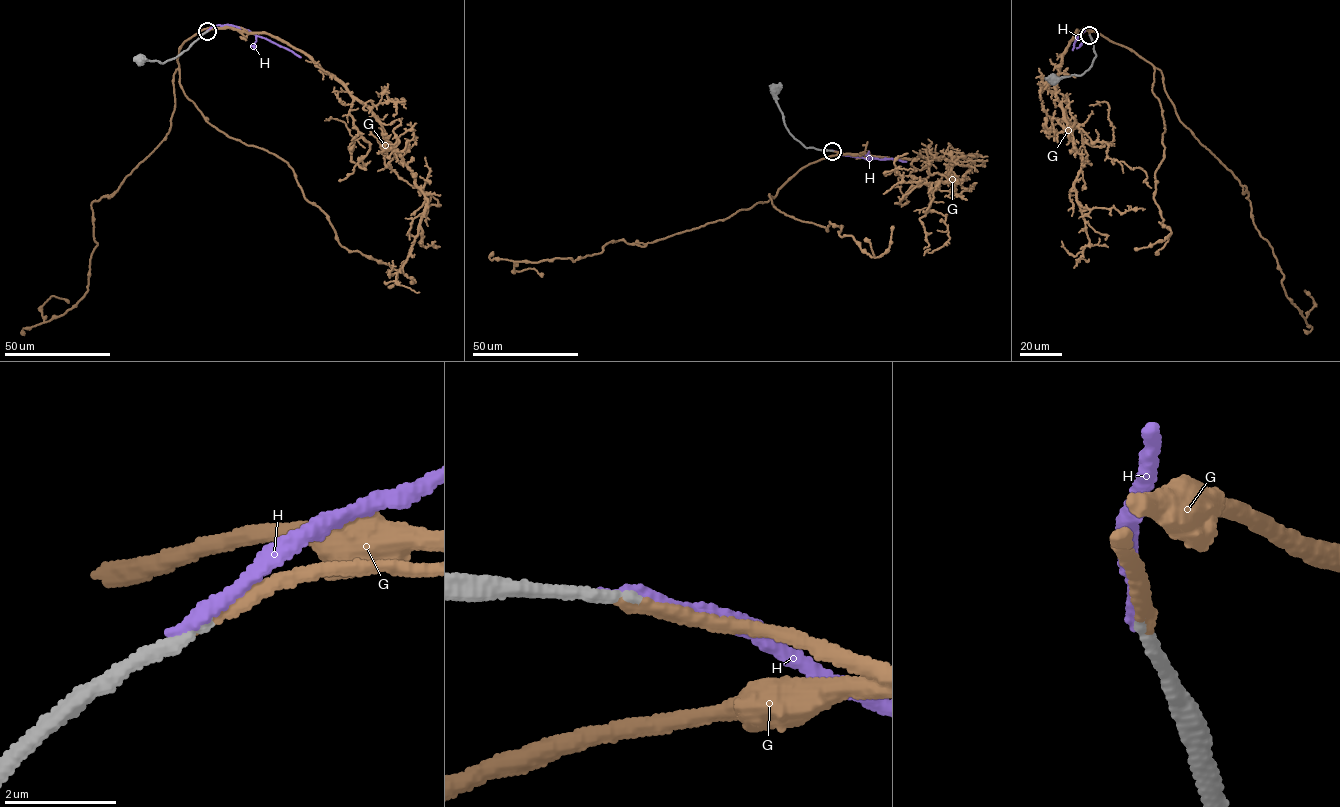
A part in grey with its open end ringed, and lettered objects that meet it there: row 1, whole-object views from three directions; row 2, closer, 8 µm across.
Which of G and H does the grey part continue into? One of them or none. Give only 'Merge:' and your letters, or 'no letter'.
Merge: G

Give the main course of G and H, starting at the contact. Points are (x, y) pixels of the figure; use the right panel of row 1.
G: (1090, 35), (1160, 71), (1179, 121), (1246, 186), (1255, 228), (1305, 318), (1309, 294)
H: (1089, 35), (1087, 26), (1075, 40), (1072, 50)

